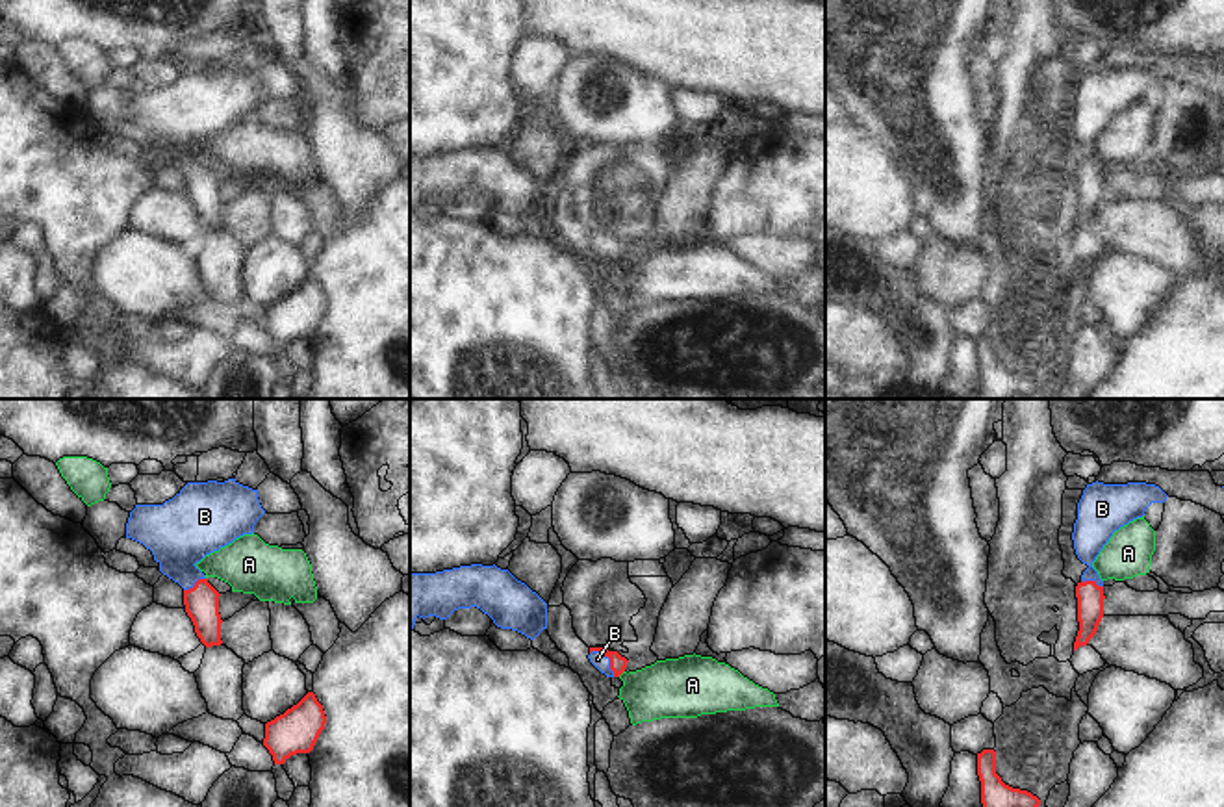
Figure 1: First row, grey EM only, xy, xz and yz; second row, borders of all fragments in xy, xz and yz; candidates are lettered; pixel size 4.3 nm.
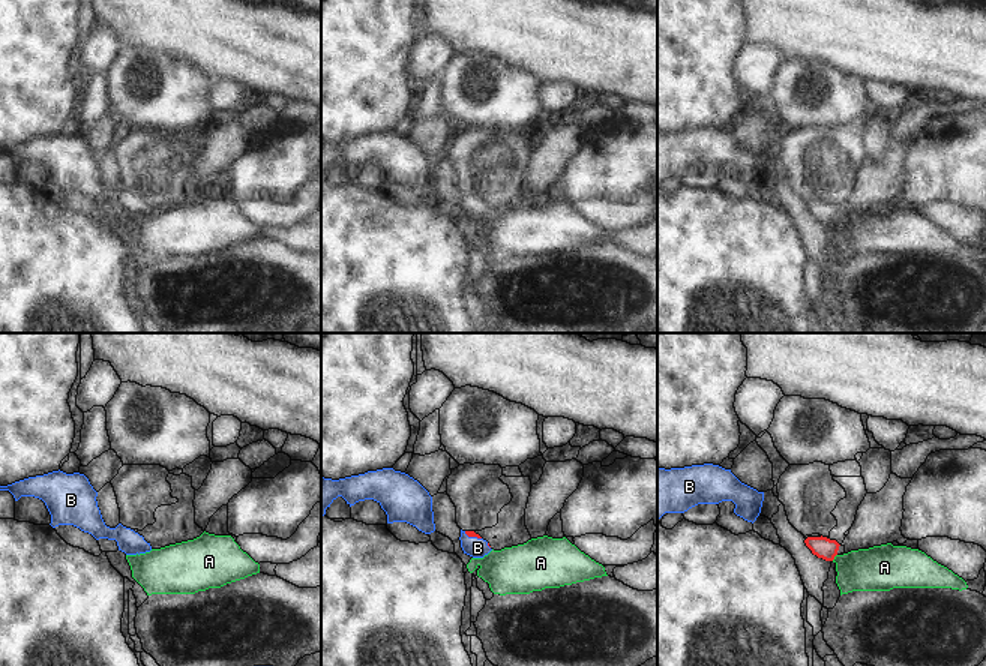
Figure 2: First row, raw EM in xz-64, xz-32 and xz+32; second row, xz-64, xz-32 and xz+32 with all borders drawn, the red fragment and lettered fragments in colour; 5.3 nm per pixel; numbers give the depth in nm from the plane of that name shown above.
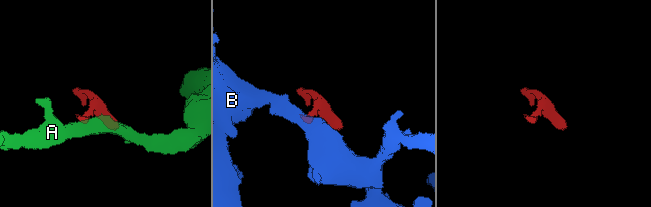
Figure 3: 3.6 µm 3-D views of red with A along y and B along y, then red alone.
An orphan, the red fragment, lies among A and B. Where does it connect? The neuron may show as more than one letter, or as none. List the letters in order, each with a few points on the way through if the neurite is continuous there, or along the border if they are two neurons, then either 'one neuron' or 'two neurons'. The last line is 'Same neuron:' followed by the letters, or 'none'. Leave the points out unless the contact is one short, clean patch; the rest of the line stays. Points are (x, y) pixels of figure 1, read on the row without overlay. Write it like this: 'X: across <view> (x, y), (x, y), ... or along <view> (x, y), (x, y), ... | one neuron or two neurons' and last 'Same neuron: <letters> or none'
A: along xz (624, 255), (618, 260) | two neurons
B: across xz (618, 247), (609, 242), (598, 243) | one neuron
Same neuron: B

